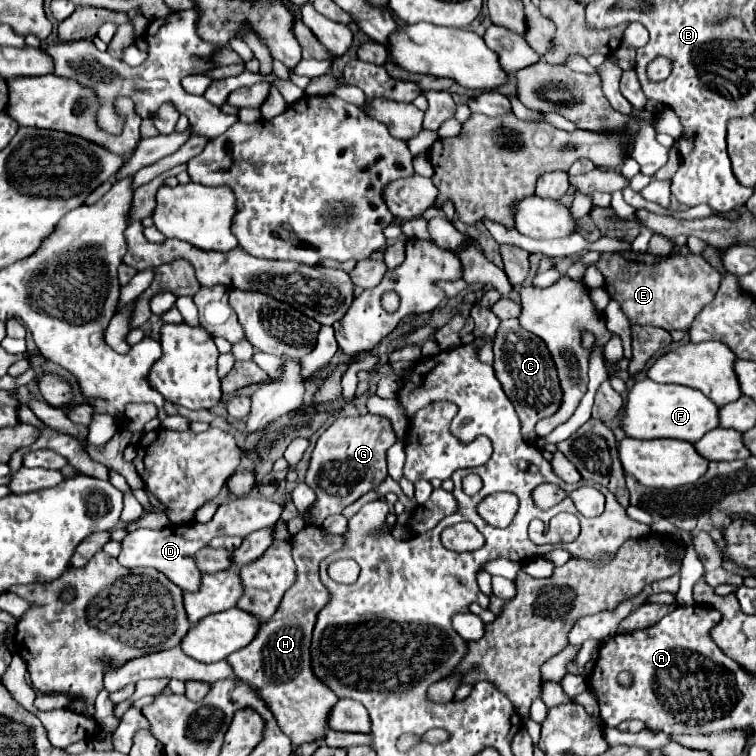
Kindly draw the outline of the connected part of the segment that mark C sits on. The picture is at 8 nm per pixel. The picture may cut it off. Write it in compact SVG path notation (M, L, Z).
M517 318L501 320L497 328L493 352L495 352L493 368L497 380L501 382L505 394L511 398L515 412L521 420L521 436L525 438L525 442L533 444L537 420L551 416L561 406L561 382L557 378L557 368L553 366L553 358L545 342L541 342L541 338L537 338L535 334L529 334L517 322Z

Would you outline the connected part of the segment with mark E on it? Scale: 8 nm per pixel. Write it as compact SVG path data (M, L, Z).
M605 252L595 266L605 276L609 296L621 304L631 324L651 324L663 330L689 330L697 314L715 298L721 282L721 274L701 256Z

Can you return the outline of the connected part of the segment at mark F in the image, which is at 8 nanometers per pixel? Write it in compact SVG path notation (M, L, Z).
M643 378L633 384L627 394L625 414L619 422L621 430L629 438L655 440L655 438L677 438L695 444L709 430L719 426L717 406L699 390L679 386L679 384L657 384L649 378Z

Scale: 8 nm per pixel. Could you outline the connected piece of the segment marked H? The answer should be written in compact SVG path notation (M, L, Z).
M307 526L293 536L293 562L297 566L297 582L285 592L277 612L261 626L257 638L249 646L233 652L227 660L235 674L249 682L257 696L273 712L279 728L297 744L313 742L327 732L327 716L337 696L321 682L311 668L311 636L317 612L327 604L329 592L319 582L319 562L333 550L343 546L343 538L317 526Z

